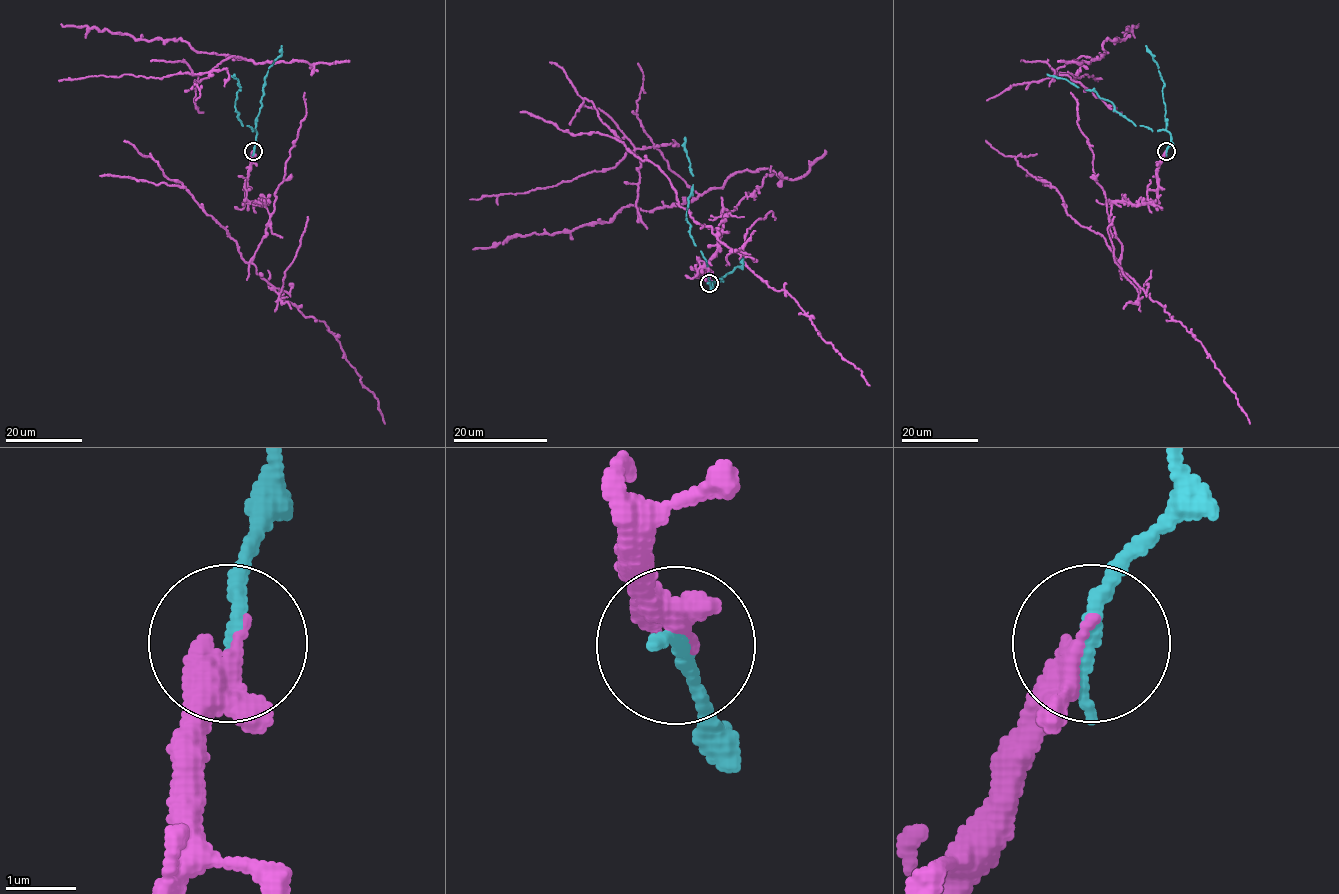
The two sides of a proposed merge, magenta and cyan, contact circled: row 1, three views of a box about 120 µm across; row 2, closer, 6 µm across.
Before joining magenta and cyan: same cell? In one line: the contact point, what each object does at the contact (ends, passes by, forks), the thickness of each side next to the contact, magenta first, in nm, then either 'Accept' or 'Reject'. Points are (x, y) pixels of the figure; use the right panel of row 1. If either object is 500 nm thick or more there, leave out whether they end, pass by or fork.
Place: (1166, 151). At the ring magenta passes by. At the ring cyan ends. Thickness 280 nm (magenta) against 240 nm. Reject

